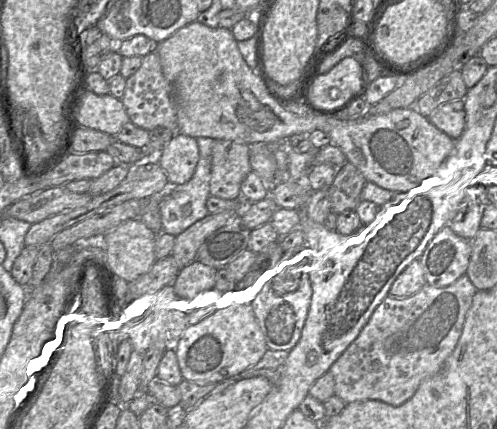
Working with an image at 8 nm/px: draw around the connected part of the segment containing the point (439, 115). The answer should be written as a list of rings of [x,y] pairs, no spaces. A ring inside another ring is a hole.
[[[463,101],[443,104],[427,118],[433,126],[455,142],[461,137],[465,128]]]

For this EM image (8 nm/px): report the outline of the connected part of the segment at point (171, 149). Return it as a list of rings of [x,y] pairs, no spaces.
[[[175,134],[161,150],[158,164],[164,170],[170,186],[187,183],[193,176],[199,160],[196,138]]]

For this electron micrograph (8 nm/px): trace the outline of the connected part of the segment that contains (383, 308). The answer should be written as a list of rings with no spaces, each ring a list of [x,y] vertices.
[[[467,275],[445,287],[426,284],[408,297],[390,294],[376,307],[357,338],[332,364],[329,371],[335,380],[335,394],[346,404],[361,400],[380,400],[399,406],[410,399],[420,383],[441,371],[461,336],[467,312],[477,289]]]

